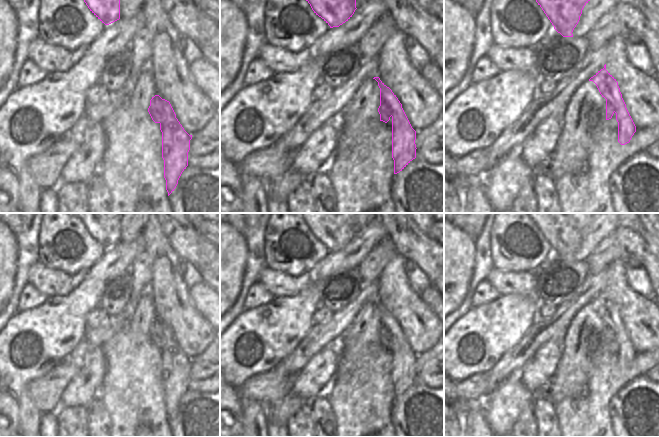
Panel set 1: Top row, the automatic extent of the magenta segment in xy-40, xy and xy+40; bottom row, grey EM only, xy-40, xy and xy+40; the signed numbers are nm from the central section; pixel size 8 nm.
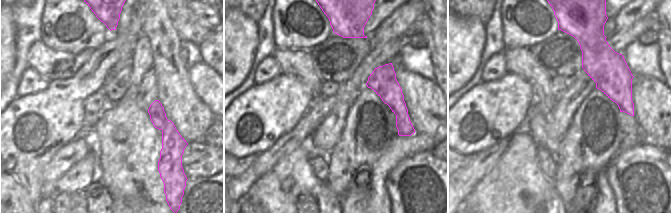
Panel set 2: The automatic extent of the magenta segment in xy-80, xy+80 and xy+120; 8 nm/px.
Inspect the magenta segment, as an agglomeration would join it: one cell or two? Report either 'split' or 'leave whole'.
split

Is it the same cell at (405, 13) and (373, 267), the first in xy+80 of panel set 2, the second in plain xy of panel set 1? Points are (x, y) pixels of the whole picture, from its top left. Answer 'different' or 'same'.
same

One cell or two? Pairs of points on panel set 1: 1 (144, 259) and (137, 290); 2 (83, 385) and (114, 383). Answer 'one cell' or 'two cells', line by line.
1: one cell
2: two cells

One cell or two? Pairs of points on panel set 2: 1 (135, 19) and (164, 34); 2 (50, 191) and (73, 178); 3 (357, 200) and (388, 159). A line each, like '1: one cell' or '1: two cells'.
1: two cells
2: two cells
3: one cell

